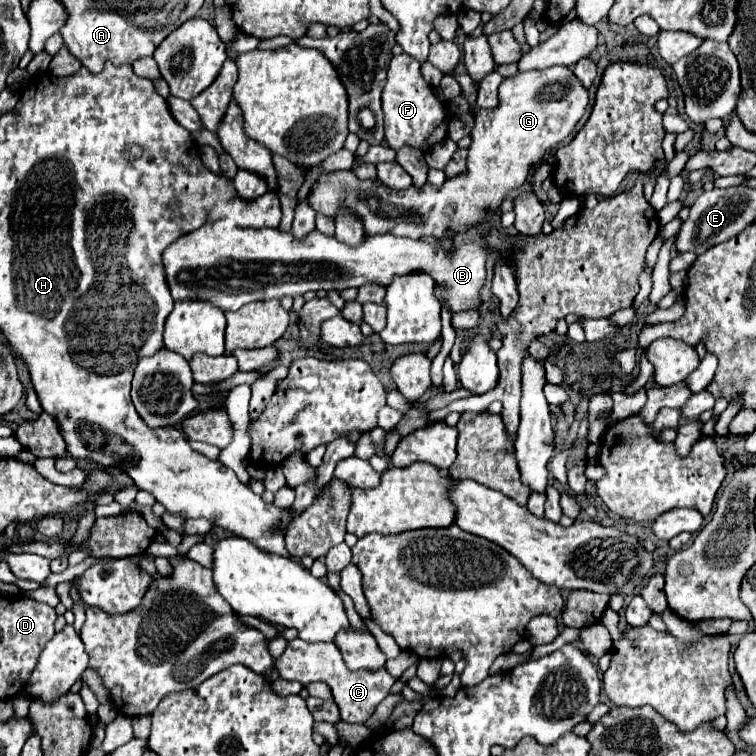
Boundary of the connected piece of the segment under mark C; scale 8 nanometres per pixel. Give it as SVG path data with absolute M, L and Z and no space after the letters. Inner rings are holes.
M295 638L287 644L281 658L275 660L275 668L281 670L279 674L281 674L283 680L297 680L303 688L309 686L311 682L325 682L331 688L333 700L337 702L337 706L341 710L341 720L349 722L349 724L367 722L367 718L373 714L377 704L389 694L391 686L397 682L397 678L393 678L387 670L377 670L377 672L357 670L351 672L345 666L341 652L337 650L333 642L309 643L301 640L301 638Z

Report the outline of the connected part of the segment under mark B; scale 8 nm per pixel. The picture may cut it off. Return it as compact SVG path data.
M225 220L203 224L201 228L175 240L163 252L163 268L165 268L171 296L175 300L211 300L211 304L221 306L221 310L237 310L257 300L271 300L271 298L281 300L283 296L295 298L309 290L317 292L317 290L359 288L367 282L387 288L393 282L393 276L423 272L423 274L431 274L431 278L435 280L433 292L443 306L447 306L453 314L467 312L481 306L481 288L485 286L485 278L487 278L485 262L487 262L487 246L481 242L463 242L459 246L443 248L441 244L429 244L423 240L381 234L381 236L365 236L363 244L353 248L317 230L305 236L303 240L297 240L293 238L291 232L279 232L271 228L263 228L263 230L239 228L239 226L229 226Z

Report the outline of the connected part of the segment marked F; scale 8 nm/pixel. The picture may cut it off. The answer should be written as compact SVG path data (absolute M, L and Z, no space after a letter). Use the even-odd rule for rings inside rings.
M409 54L391 58L387 70L387 84L383 88L383 112L385 112L385 142L399 150L401 146L413 146L427 152L433 144L447 138L449 110L433 94L433 86L421 76L421 62Z

